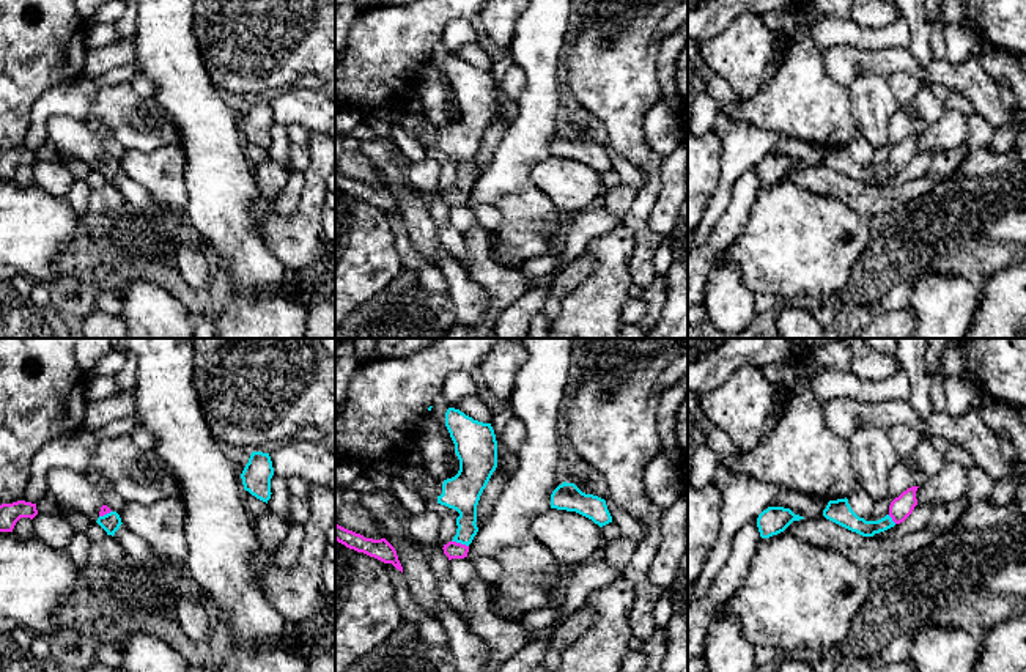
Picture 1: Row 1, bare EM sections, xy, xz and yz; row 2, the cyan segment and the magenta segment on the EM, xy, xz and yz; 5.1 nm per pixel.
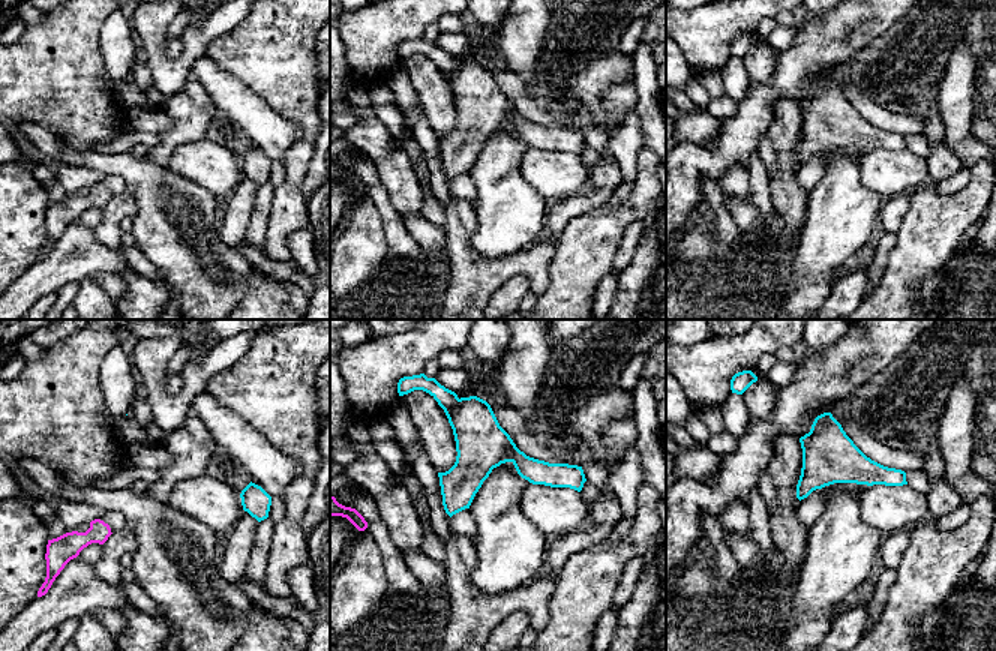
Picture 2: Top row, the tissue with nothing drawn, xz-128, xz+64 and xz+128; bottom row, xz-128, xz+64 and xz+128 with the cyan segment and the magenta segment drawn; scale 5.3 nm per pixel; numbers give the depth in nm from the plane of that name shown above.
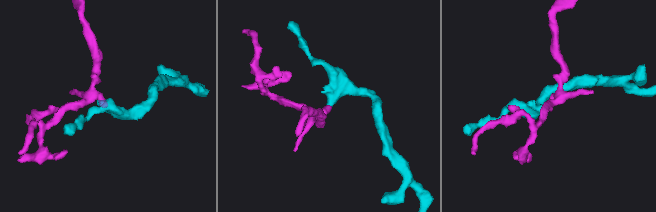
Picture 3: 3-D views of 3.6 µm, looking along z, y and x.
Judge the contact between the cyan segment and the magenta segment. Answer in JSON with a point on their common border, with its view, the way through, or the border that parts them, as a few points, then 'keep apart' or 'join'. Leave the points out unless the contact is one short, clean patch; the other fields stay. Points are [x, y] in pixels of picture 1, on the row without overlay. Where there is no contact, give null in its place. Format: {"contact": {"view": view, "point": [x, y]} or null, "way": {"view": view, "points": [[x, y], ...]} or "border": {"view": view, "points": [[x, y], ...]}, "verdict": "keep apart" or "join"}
{"contact": {"view": "xz", "point": [460, 189]}, "way": {"view": "xz", "points": [[461, 140], [460, 189], [452, 197]]}, "verdict": "join"}

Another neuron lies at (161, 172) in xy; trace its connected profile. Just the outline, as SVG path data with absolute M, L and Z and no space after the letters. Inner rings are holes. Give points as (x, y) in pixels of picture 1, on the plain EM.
M176 145L153 151L127 148L118 161L121 170L140 184L167 211L184 212L187 187L184 183L184 154Z

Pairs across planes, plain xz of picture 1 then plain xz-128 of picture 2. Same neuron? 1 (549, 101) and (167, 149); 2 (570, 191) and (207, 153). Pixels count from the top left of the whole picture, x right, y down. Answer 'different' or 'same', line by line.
1: same
2: same

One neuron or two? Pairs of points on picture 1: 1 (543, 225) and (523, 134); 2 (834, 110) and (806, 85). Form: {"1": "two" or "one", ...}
{"1": "one", "2": "one"}

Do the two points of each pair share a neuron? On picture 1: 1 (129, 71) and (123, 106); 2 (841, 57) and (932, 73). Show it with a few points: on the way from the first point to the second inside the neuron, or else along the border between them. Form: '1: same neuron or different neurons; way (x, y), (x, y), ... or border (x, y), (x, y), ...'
1: different neurons; border (129, 82), (103, 85), (93, 96)
2: same neuron; way (863, 60), (902, 60), (910, 65)

